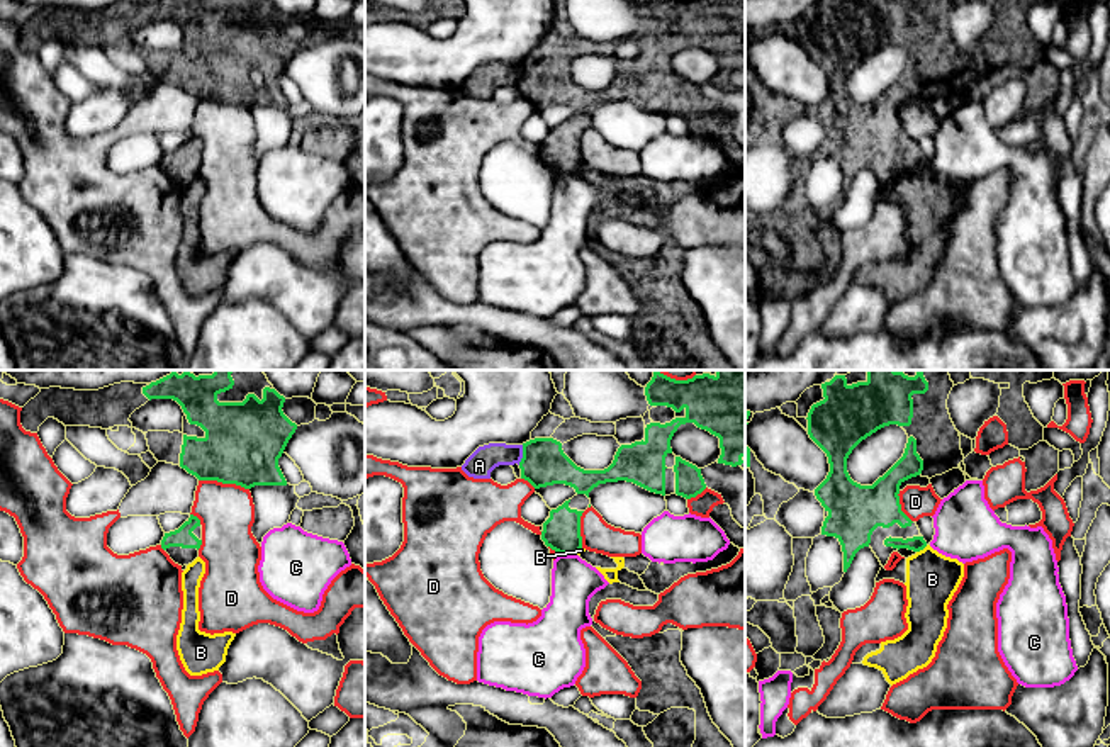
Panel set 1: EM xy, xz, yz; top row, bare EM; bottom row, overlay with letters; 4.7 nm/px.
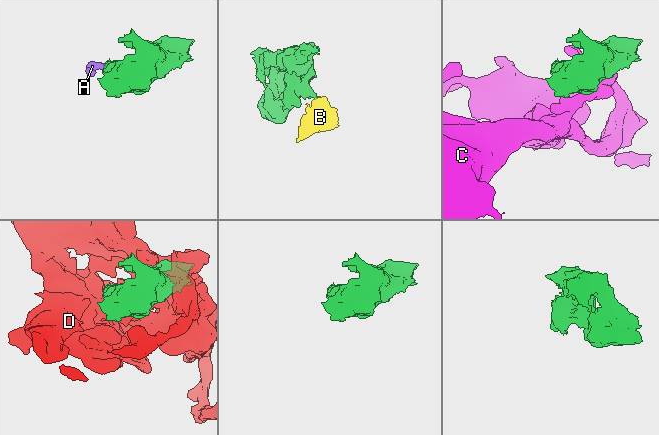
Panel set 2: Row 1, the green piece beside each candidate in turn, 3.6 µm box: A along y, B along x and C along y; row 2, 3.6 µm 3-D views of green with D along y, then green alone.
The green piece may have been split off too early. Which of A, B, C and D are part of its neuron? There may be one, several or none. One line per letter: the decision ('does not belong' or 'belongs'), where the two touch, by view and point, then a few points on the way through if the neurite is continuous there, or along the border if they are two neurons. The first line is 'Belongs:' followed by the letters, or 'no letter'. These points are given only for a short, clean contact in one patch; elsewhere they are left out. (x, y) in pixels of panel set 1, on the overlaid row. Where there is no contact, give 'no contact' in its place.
Belongs: no letter
A: does not belong; contact xz (523, 455); border xz (523, 445), (523, 455), (518, 464)
B: does not belong; contact yz (922, 549); border yz (927, 545), (917, 552)
C: does not belong; contact xz (571, 554); border xz (566, 552), (576, 554)
D: does not belong; contact xy (224, 483)

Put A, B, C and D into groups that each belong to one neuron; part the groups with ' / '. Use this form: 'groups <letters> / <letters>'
groups A B / C / D

